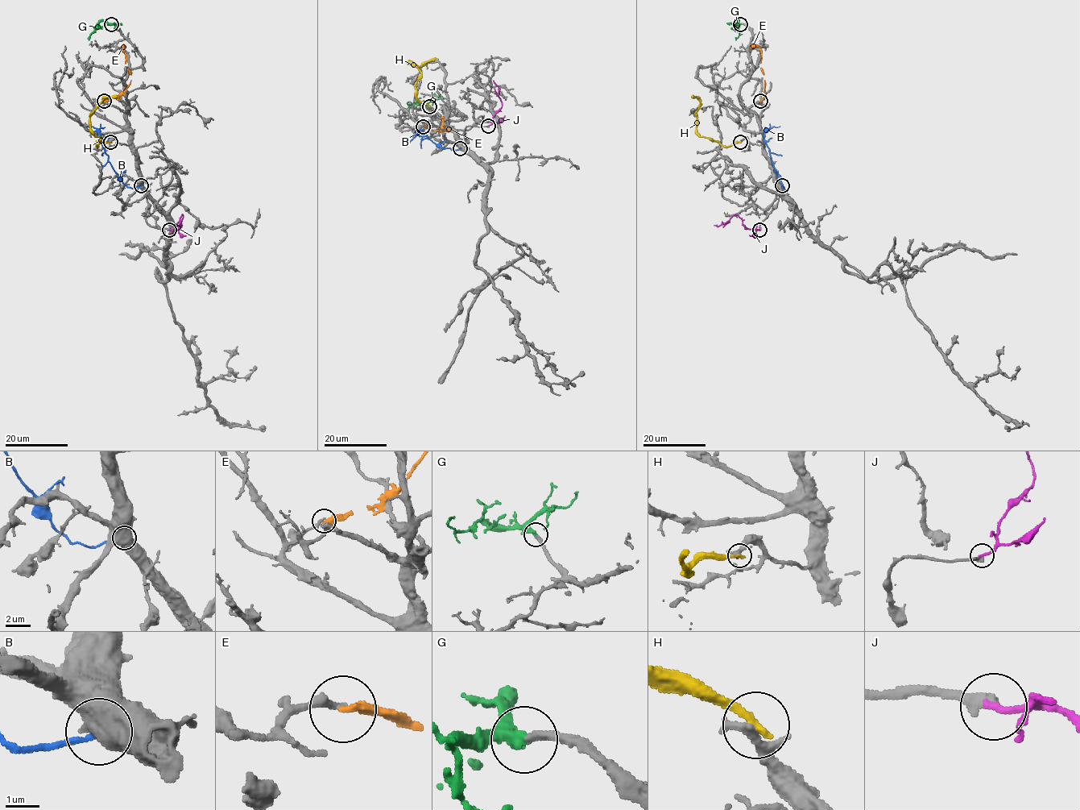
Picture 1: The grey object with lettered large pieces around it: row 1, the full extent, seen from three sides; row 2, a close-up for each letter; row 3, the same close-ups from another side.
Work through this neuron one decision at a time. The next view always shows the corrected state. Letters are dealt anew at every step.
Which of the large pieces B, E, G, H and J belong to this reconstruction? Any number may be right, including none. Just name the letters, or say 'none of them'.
G

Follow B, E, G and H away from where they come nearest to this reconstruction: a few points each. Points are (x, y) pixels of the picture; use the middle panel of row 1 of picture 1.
B: (460, 148), (452, 150), (438, 147), (420, 130), (407, 146)
E: (423, 126), (433, 130), (450, 130), (442, 126), (440, 116)
G: (429, 105), (415, 102), (409, 105), (409, 101)
H: (429, 105), (417, 98), (415, 85), (421, 72), (409, 63), (421, 65), (438, 59)

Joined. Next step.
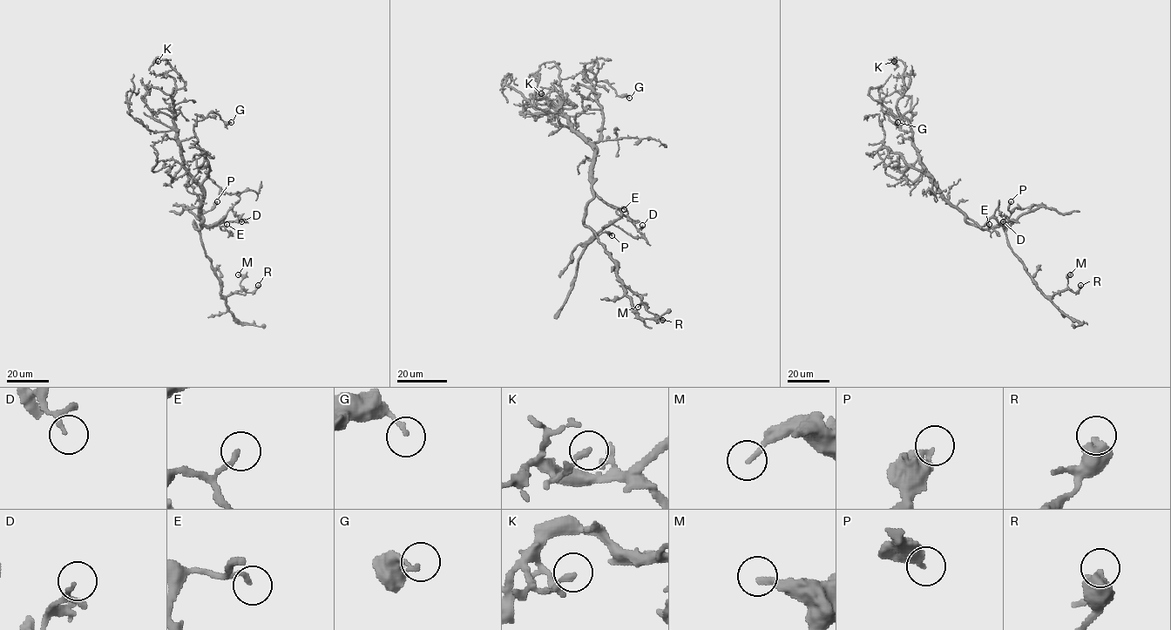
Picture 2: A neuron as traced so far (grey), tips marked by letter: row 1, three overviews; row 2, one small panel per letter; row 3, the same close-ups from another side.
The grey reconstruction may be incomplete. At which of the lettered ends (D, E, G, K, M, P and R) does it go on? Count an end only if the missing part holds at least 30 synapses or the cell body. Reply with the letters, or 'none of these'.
none of these

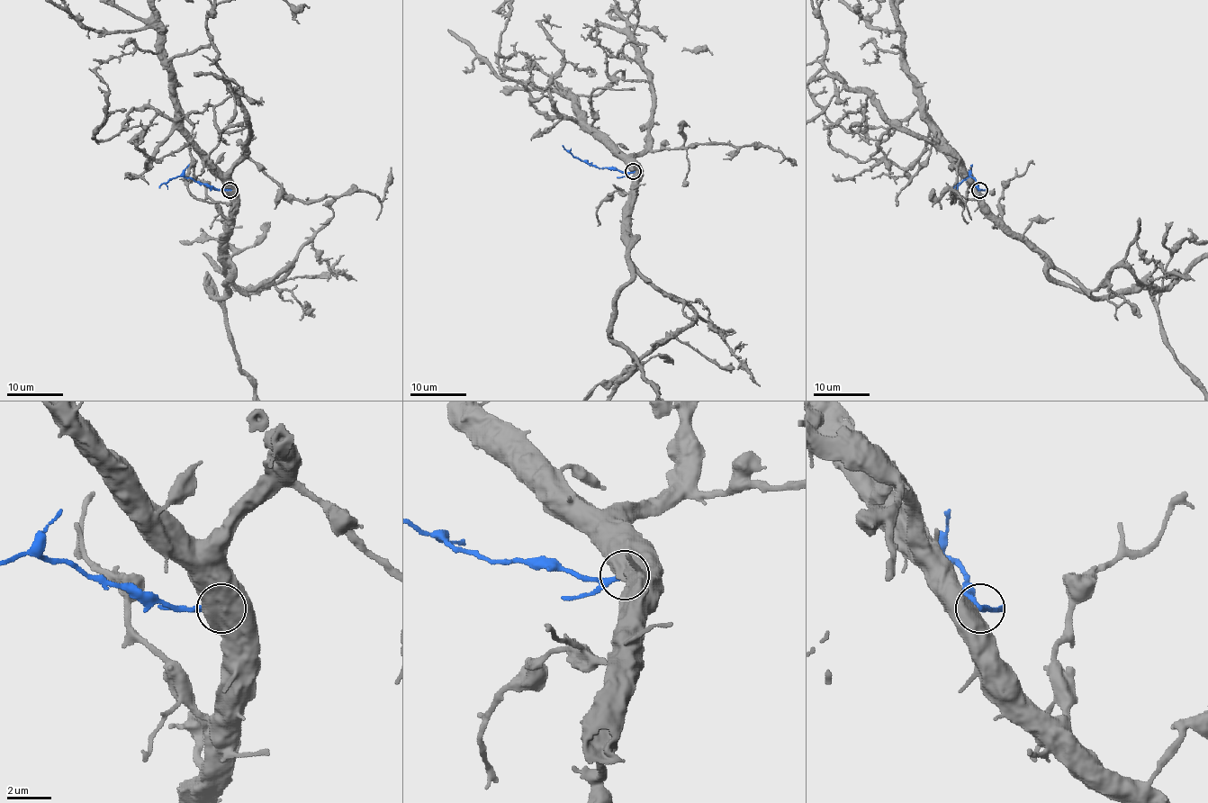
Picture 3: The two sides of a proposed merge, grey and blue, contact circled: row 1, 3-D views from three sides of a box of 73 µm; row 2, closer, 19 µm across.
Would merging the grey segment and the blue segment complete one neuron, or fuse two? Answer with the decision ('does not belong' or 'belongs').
does not belong

